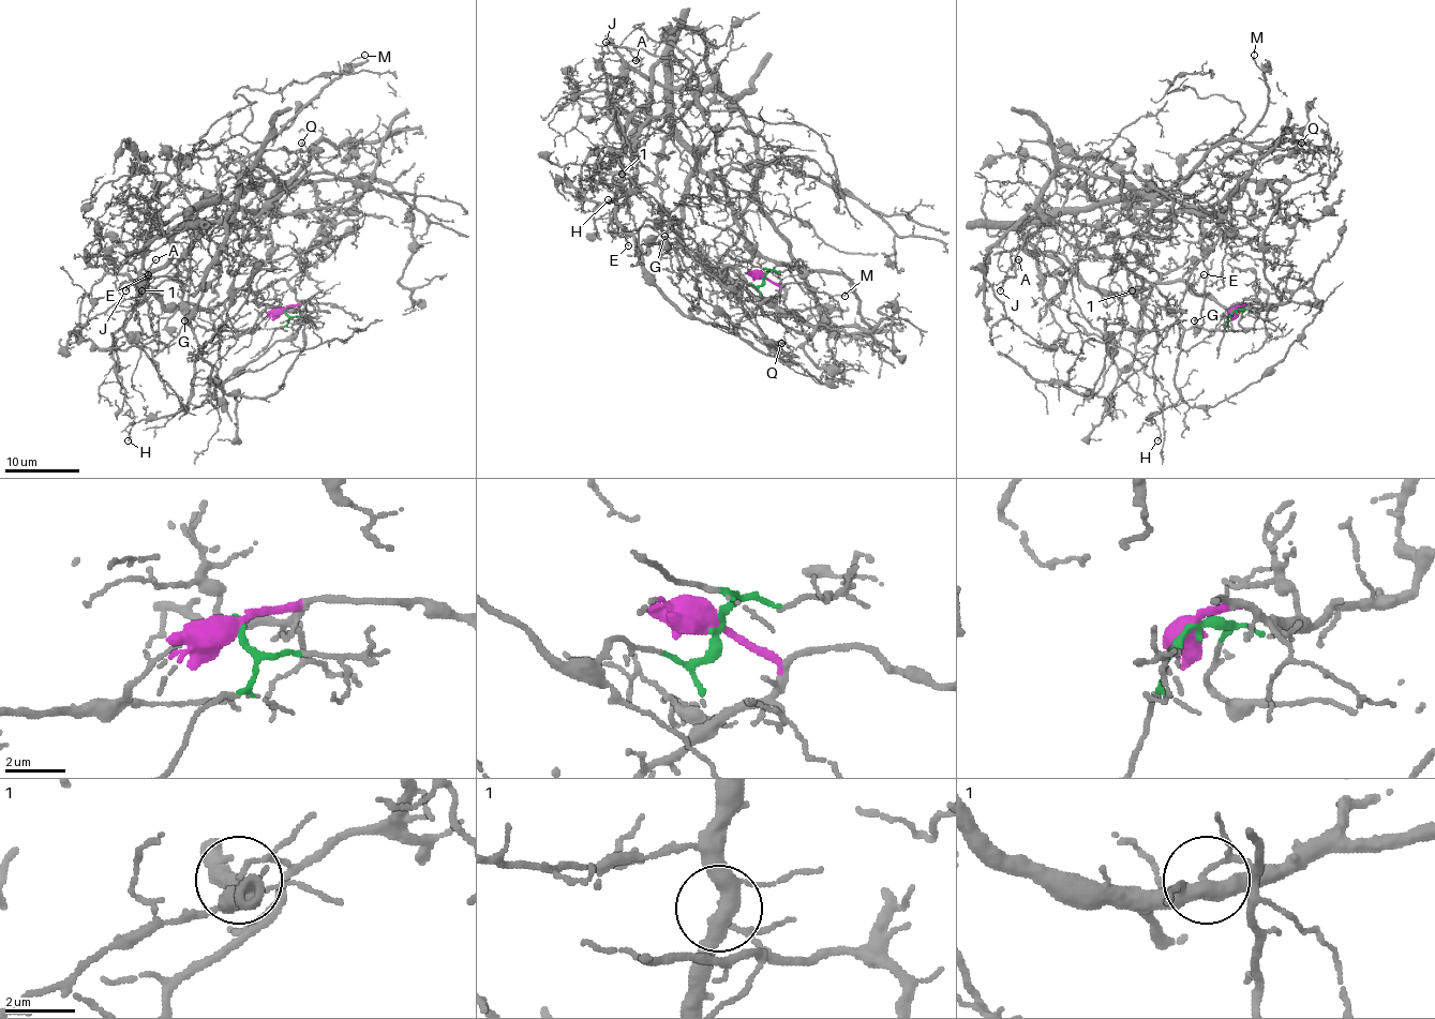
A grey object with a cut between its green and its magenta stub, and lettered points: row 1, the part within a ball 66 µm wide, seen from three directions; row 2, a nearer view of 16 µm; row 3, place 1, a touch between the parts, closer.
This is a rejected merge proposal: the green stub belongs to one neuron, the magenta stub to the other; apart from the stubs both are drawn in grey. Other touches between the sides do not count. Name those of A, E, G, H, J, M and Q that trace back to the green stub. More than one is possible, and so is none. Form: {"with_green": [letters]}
{"with_green": ["G", "H", "M", "Q"]}

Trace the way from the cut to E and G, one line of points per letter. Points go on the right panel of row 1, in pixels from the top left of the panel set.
E: (1236, 311), (1285, 303), (1289, 294), (1284, 290), (1274, 306), (1226, 306), (1193, 290), (1191, 284), (1204, 273)
G: (1236, 311), (1243, 309), (1239, 326), (1243, 331), (1206, 331), (1195, 319)

